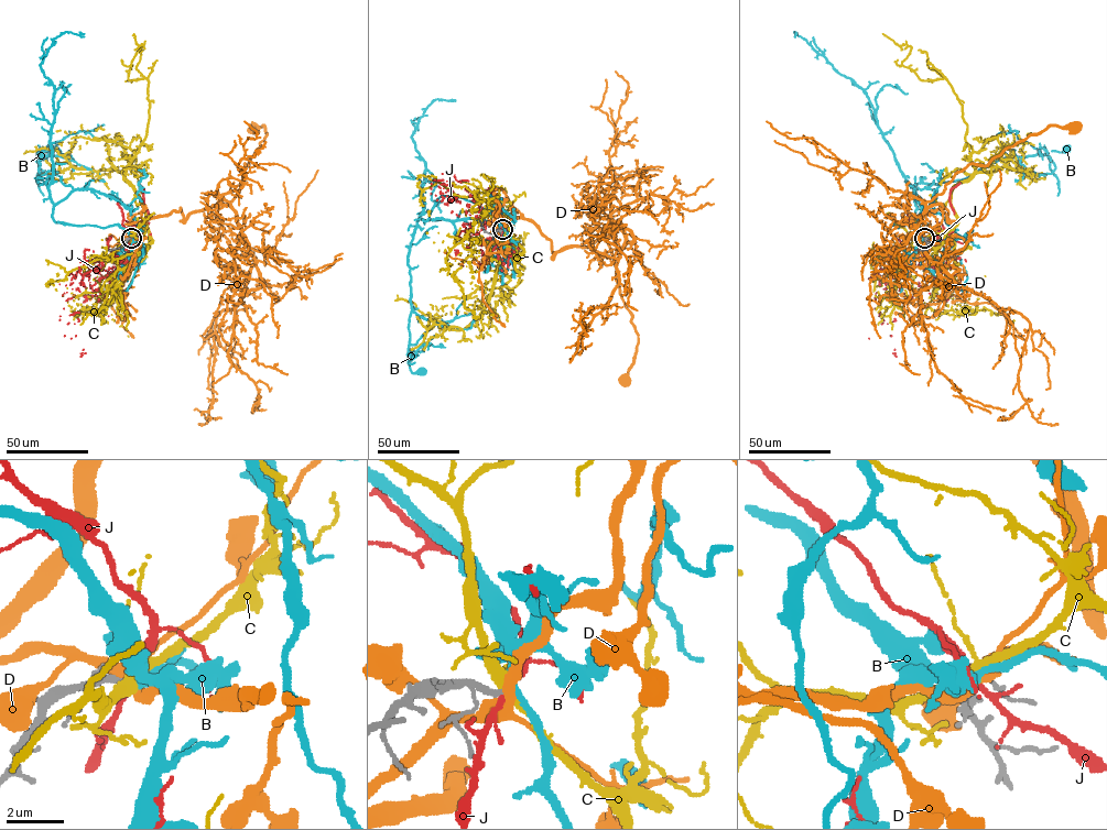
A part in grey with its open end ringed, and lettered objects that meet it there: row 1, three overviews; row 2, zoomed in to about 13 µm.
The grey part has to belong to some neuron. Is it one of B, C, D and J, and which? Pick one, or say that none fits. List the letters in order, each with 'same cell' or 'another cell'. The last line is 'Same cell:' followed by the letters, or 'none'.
B: another cell
C: another cell
D: another cell
J: another cell
Same cell: none

